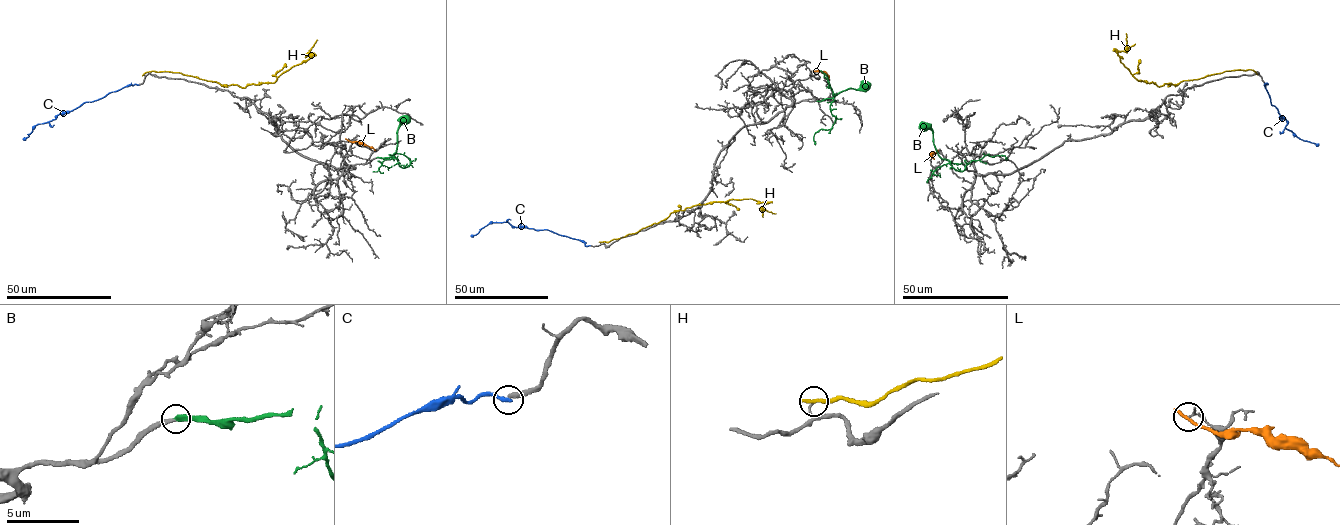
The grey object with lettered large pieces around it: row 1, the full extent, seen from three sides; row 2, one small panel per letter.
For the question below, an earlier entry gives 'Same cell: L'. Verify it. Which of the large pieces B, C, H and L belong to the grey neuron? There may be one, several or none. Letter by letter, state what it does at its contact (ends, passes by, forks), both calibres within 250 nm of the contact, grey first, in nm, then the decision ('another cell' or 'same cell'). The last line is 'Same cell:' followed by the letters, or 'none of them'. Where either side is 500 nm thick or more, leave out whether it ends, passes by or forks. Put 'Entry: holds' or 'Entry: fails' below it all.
B: it ends | 280/320 nm | same cell
C: it ends | 260/240 nm | another cell
H: it ends | 100/320 nm | another cell
L: it ends | 170/280 nm | another cell
Same cell: B
Entry: fails

